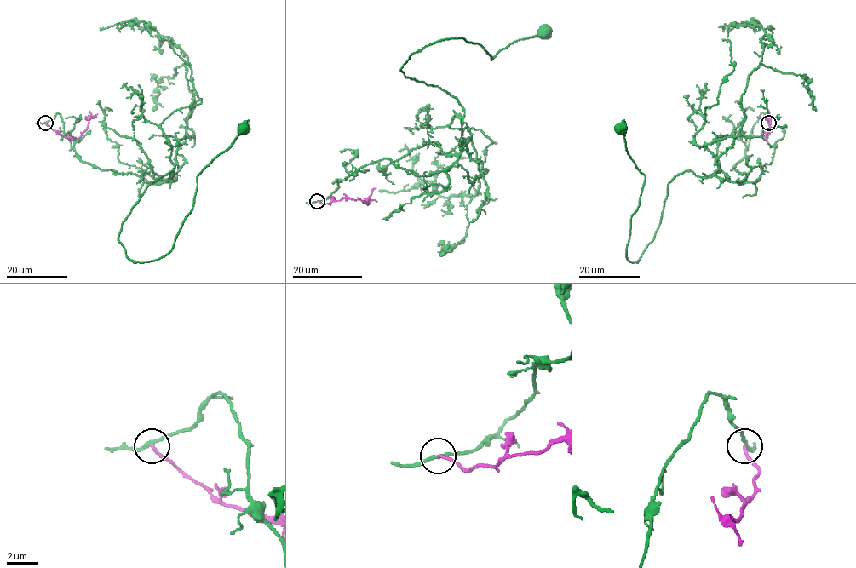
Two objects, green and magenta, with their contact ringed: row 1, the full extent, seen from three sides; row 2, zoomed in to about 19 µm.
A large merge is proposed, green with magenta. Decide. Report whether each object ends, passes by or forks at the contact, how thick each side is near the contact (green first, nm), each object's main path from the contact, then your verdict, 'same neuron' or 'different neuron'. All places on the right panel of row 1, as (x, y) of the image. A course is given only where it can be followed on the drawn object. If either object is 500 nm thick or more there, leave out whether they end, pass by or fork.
green passes by | magenta ends | 200/190 nm | green via (768, 123), (761, 112), (731, 169), (742, 183), (671, 180), (634, 262), (645, 175), (620, 129) | magenta via (768, 123), (771, 127), (766, 139), (770, 120), (757, 117) | different neuron

